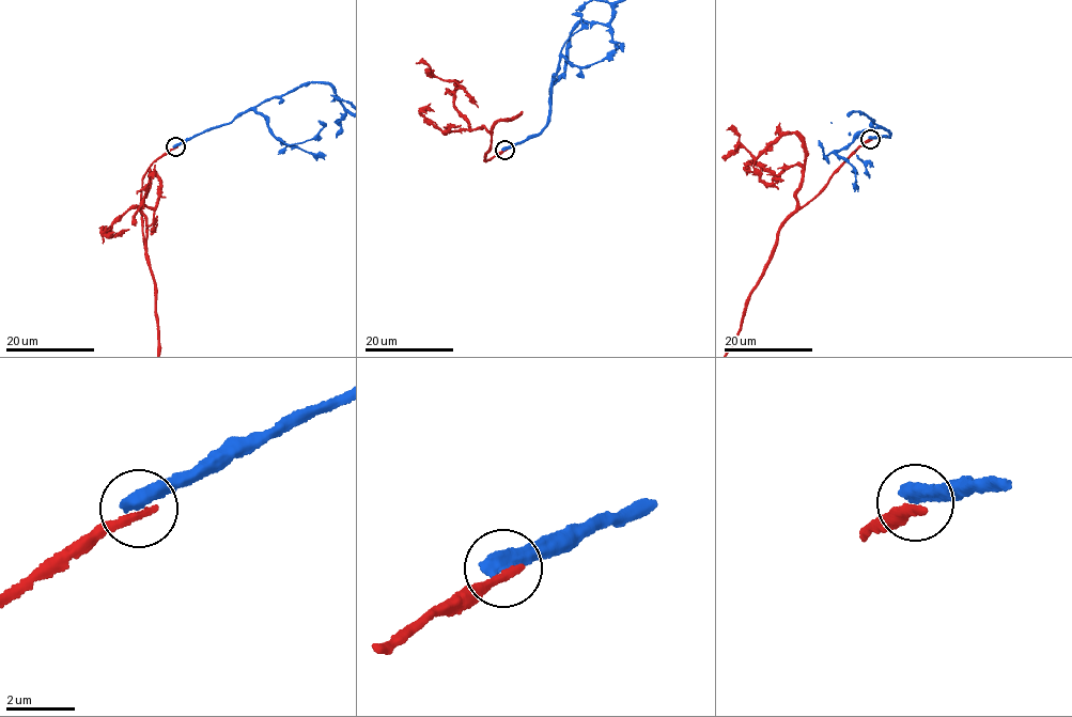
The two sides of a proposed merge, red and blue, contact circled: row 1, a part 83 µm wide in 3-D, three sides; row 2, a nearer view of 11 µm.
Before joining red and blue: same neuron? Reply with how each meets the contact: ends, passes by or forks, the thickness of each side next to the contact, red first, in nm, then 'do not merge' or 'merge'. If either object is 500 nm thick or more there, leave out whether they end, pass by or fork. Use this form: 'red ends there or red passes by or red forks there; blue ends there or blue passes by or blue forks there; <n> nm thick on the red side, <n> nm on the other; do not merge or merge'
260 nm thick on the red side, 550 nm on the other; do not merge

